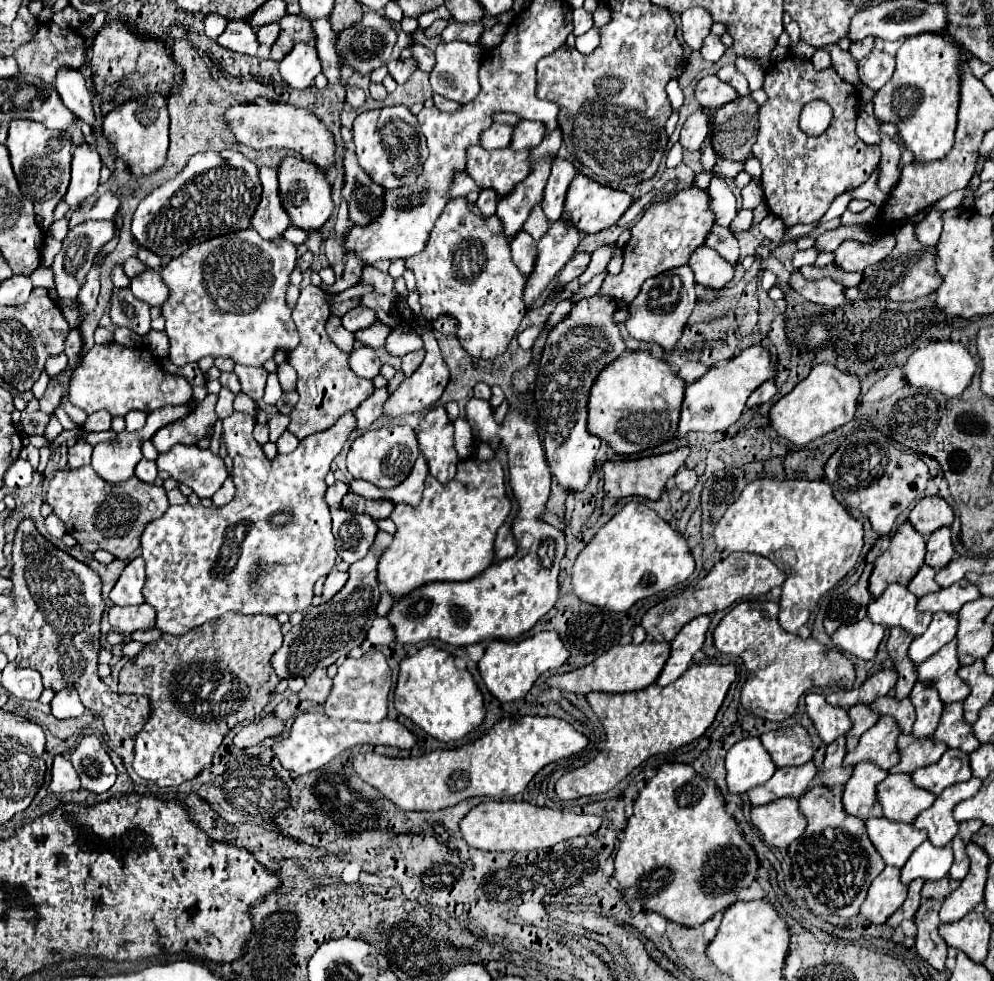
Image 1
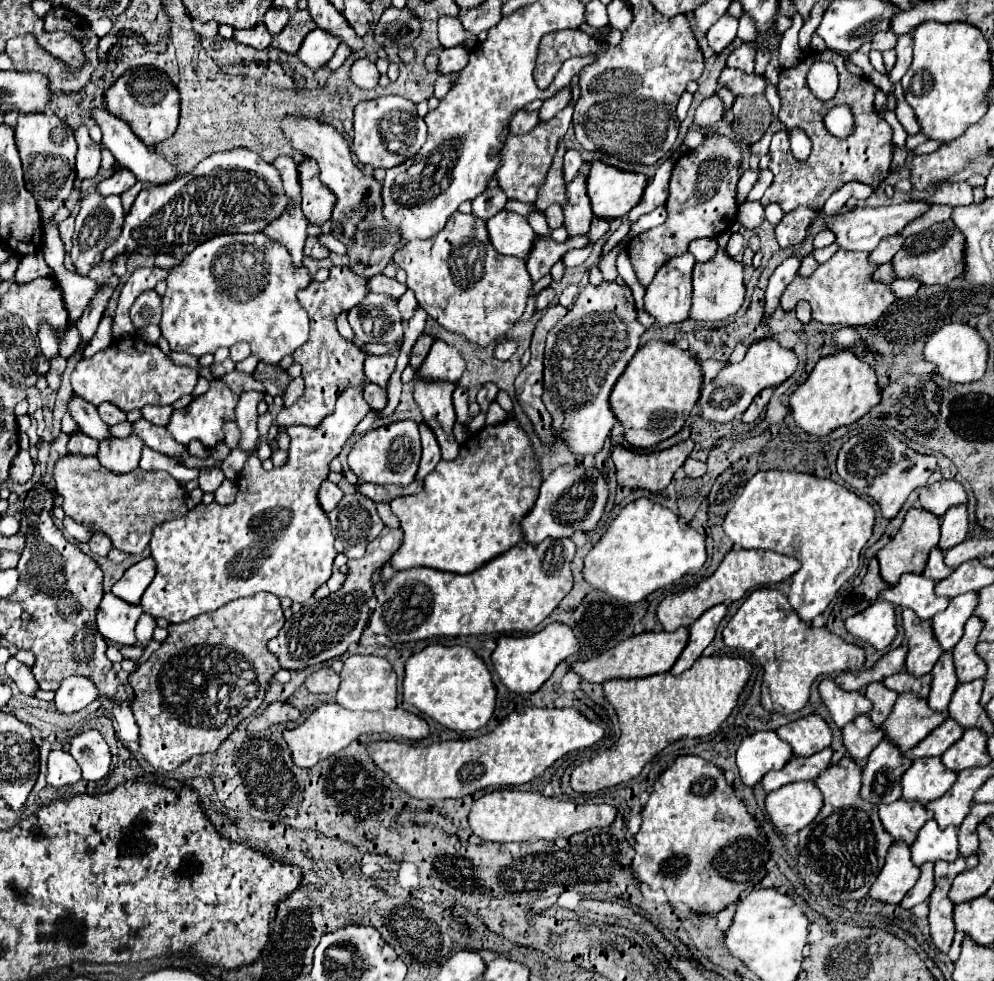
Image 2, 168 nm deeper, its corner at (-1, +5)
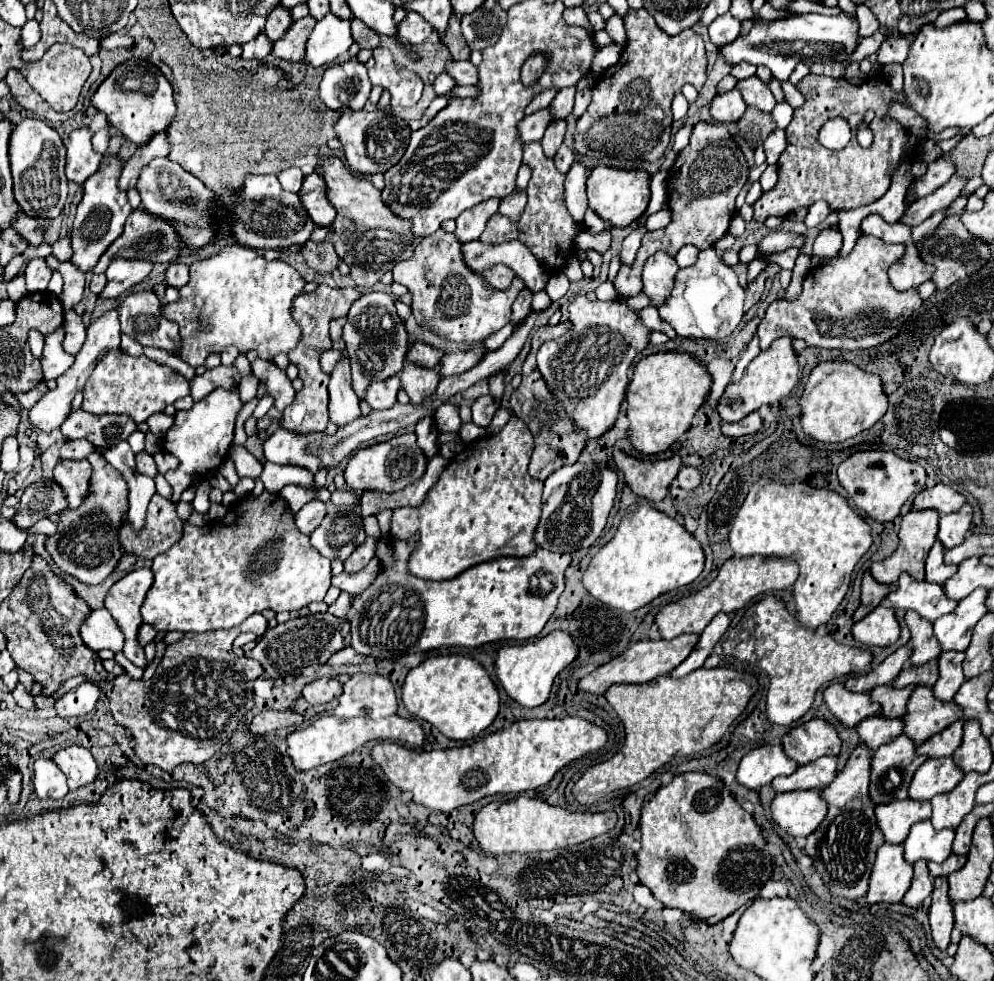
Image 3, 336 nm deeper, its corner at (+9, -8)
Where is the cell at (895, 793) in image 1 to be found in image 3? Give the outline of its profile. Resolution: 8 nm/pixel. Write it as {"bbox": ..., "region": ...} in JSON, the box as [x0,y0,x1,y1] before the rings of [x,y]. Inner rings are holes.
{"bbox":[908,757,964,801],"region":[[[952,757],[928,759],[924,761],[908,787],[908,797],[914,801],[930,801],[934,795],[950,793],[964,775],[960,775],[954,767]]]}

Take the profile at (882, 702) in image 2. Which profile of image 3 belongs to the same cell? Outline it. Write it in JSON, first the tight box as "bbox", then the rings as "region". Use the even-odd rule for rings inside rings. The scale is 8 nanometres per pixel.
{"bbox":[868,685,912,719],"region":[[[880,685],[878,689],[872,689],[868,695],[874,703],[880,705],[880,715],[886,719],[902,717],[906,711],[906,697],[910,697],[912,689],[890,689],[890,685]]]}

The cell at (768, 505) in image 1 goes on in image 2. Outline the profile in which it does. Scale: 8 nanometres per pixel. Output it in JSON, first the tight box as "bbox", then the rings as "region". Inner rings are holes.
{"bbox":[724,470,876,624],"region":[[[768,470],[768,472],[758,472],[744,486],[742,496],[738,498],[734,508],[726,514],[724,532],[730,536],[734,544],[742,548],[774,550],[778,554],[794,556],[802,562],[802,568],[792,576],[788,600],[792,608],[800,614],[800,618],[806,624],[810,624],[818,614],[822,614],[828,608],[832,598],[842,588],[842,584],[858,570],[860,552],[872,536],[874,518],[876,518],[874,508],[866,500],[862,500],[860,496],[856,496],[854,492],[832,480],[816,478],[812,474],[802,474],[802,472]]]}

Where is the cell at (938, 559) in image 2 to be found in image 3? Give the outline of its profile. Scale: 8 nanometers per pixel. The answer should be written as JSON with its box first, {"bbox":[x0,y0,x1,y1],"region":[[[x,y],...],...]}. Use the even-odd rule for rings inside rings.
{"bbox":[926,541,956,585],"region":[[[936,541],[926,559],[926,581],[942,585],[956,573],[956,565],[944,565],[942,559],[944,559],[944,547],[940,541]]]}

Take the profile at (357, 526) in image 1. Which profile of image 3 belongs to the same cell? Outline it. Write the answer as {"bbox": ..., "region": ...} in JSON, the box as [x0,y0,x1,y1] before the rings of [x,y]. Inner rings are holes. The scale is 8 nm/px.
{"bbox":[310,511,366,561],"region":[[[338,511],[338,513],[330,513],[324,517],[322,525],[314,529],[314,533],[310,535],[310,543],[314,545],[314,549],[318,549],[324,557],[328,557],[330,561],[346,561],[354,549],[358,545],[362,545],[362,541],[366,541],[366,533],[364,533],[364,525],[362,525],[362,517],[354,511]]]}

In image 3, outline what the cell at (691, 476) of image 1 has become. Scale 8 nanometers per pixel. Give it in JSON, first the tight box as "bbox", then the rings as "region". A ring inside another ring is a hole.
{"bbox":[676,467,700,489],"region":[[[682,467],[676,479],[682,489],[696,489],[700,485],[700,473],[694,467]]]}

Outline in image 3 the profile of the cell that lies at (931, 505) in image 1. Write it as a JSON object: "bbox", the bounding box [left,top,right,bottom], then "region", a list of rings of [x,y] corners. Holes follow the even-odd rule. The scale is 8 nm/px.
{"bbox":[912,483,966,515],"region":[[[938,483],[932,489],[924,489],[924,491],[918,493],[916,499],[914,499],[914,507],[912,509],[916,509],[916,511],[934,509],[940,515],[946,515],[946,513],[958,511],[964,503],[966,503],[964,495],[954,491],[950,485]]]}

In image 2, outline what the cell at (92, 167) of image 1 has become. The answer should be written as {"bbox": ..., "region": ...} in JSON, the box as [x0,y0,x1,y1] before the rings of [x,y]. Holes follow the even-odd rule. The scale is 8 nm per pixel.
{"bbox":[74,126,102,180],"region":[[[80,126],[74,132],[74,136],[76,136],[76,144],[78,144],[78,152],[76,152],[78,178],[80,180],[94,178],[98,174],[98,170],[100,170],[100,150],[102,150],[102,146],[96,144],[90,138],[86,126]]]}

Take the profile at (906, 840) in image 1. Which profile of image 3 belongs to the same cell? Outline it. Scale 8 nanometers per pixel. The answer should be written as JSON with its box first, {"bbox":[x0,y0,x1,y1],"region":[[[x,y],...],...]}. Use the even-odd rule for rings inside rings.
{"bbox":[876,799,930,845],"region":[[[904,799],[876,807],[876,821],[886,843],[902,845],[910,833],[910,827],[926,819],[930,819],[930,803]]]}

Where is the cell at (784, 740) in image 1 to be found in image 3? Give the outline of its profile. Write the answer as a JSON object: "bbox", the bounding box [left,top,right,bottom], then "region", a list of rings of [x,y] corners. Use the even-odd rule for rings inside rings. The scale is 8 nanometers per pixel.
{"bbox":[782,719,840,765],"region":[[[812,719],[798,725],[782,737],[786,757],[794,759],[798,765],[812,763],[824,755],[838,755],[840,743],[836,729],[824,719]]]}

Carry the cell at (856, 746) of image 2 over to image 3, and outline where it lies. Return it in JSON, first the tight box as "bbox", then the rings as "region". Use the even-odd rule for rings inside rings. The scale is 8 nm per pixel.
{"bbox":[856,717,902,751],"region":[[[870,717],[860,721],[856,727],[856,733],[860,737],[860,743],[870,749],[876,751],[880,745],[890,743],[892,739],[896,739],[902,733],[902,721],[894,719],[894,721],[886,721],[884,717]]]}

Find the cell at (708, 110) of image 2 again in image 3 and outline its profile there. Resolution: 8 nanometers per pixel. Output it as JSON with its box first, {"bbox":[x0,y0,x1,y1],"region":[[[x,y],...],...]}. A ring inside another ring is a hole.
{"bbox":[710,89,746,123],"region":[[[732,89],[724,95],[716,95],[710,103],[710,117],[714,123],[734,123],[746,111],[746,103],[738,89]]]}

